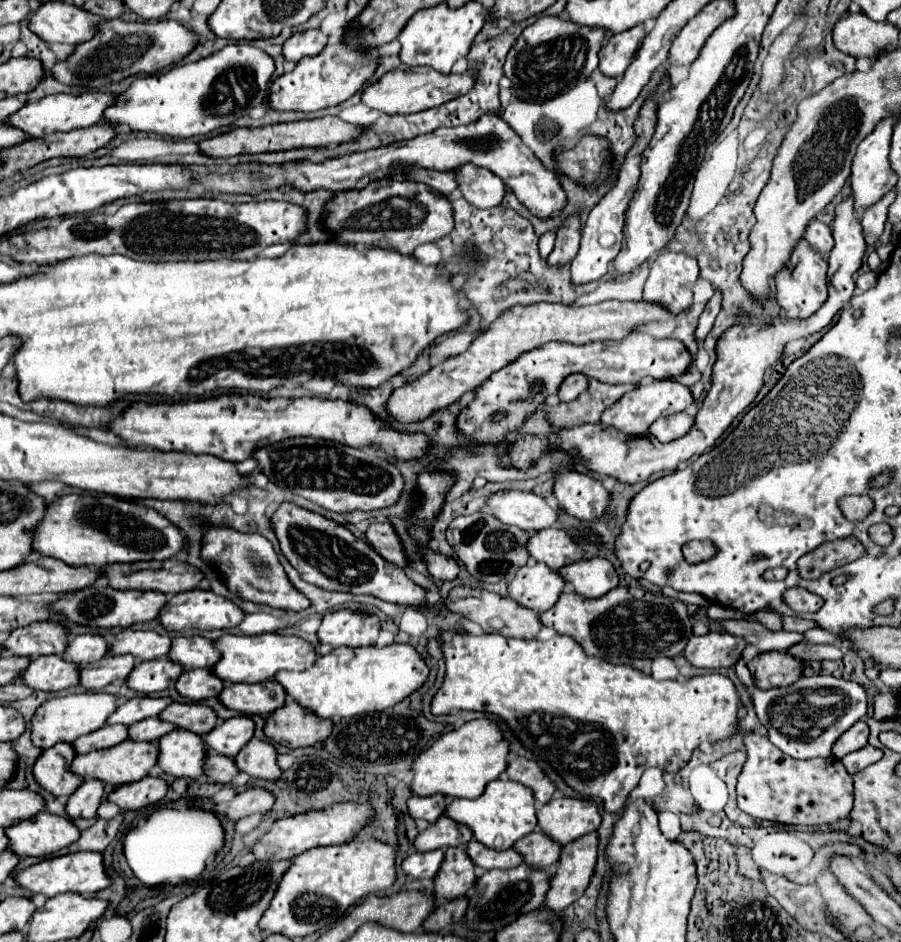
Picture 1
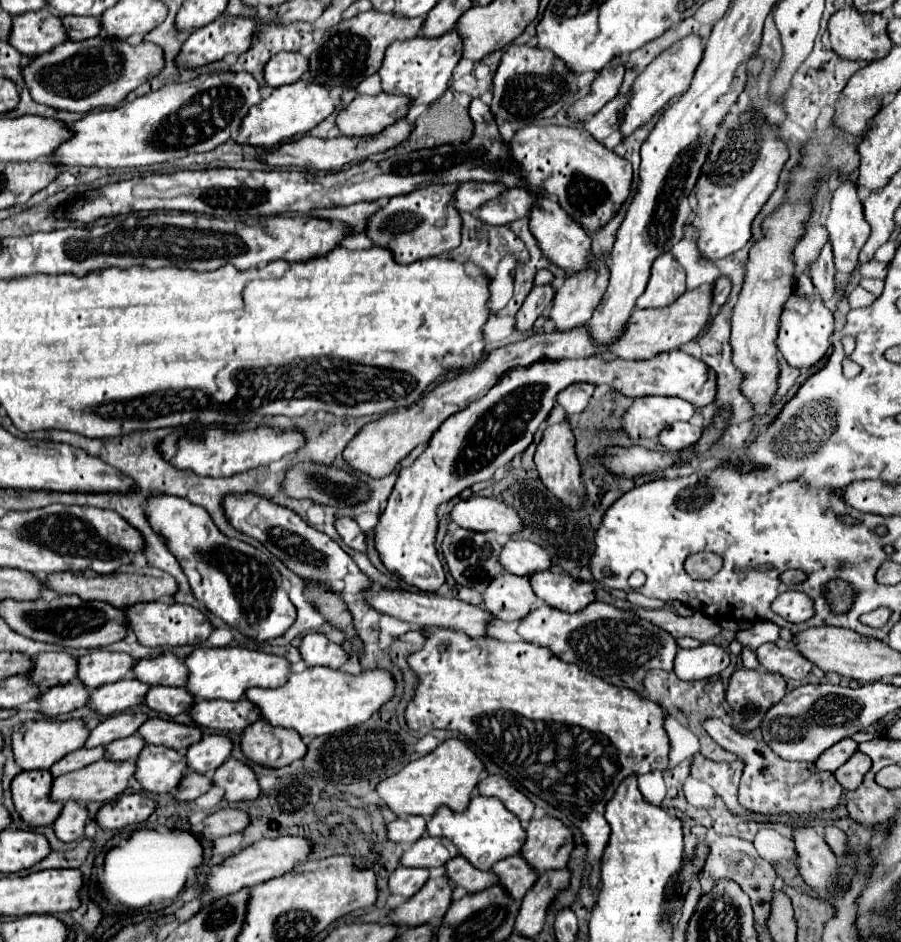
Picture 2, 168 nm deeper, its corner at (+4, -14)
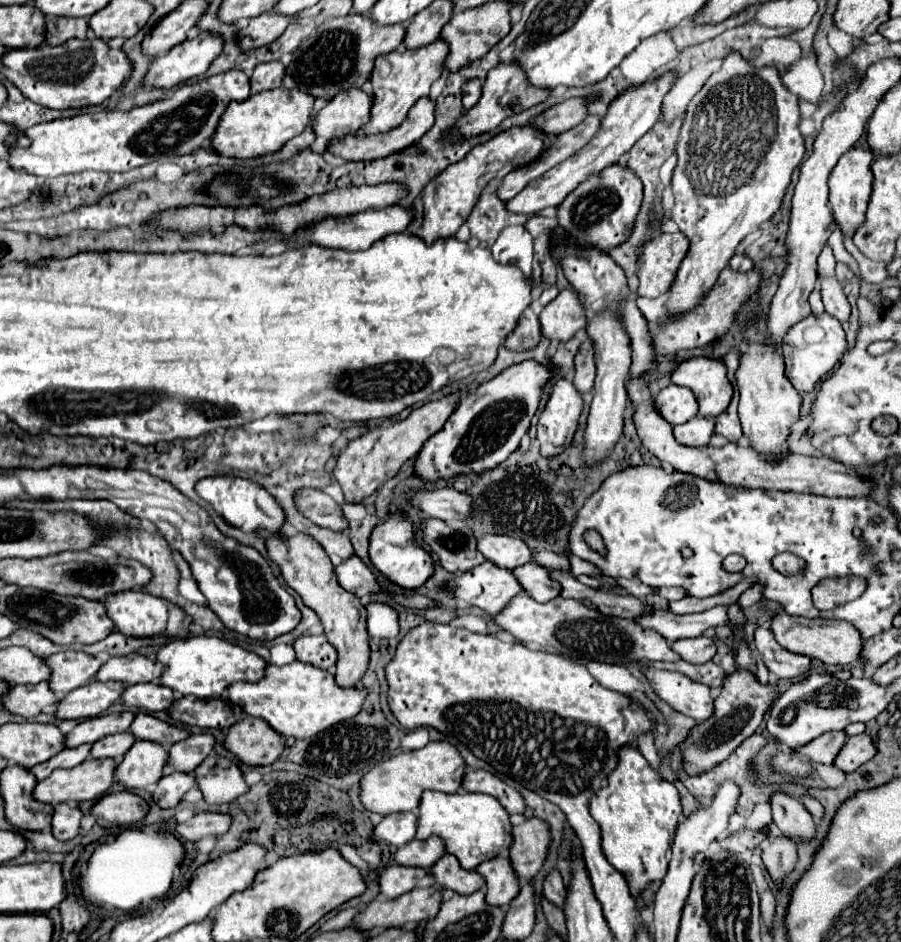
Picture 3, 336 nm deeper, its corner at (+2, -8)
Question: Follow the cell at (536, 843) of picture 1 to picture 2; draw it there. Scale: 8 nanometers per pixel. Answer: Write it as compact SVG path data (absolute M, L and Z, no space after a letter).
M518 854L504 862L496 862L496 866L492 866L492 872L498 876L498 884L504 886L506 894L512 900L516 898L516 902L524 898L524 894L534 886L538 878L534 870L528 870L528 864Z

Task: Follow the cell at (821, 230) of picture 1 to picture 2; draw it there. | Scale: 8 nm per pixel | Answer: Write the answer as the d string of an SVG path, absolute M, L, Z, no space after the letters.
M824 246L824 250L820 252L820 258L816 262L816 266L812 266L812 282L818 290L818 294L822 296L824 302L830 302L836 294L836 282L834 282L834 274L836 274L836 268L834 268L834 256L832 256L832 246Z

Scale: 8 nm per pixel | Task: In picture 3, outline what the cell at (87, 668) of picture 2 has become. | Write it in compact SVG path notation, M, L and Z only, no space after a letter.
M58 652L46 658L48 666L52 668L50 676L50 688L64 696L66 692L72 692L74 688L80 688L82 684L88 684L94 680L94 672L102 666L102 662L96 656L90 656L86 652Z

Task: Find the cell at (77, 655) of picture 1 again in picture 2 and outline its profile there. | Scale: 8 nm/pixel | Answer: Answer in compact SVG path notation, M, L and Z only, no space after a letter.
M42 652L30 656L30 660L34 666L28 672L28 678L42 690L76 678L76 658L64 652Z

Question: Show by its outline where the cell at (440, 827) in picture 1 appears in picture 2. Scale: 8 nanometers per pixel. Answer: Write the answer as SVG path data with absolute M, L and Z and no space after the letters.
M424 834L402 854L400 864L410 868L434 868L444 866L444 862L448 862L448 858L454 858L456 854L456 846L452 846L452 842L448 842L446 838L432 838Z

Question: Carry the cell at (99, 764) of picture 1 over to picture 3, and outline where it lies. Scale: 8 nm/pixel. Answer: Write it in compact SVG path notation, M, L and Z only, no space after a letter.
M88 758L78 768L52 772L46 780L38 782L34 788L34 798L46 804L60 802L84 802L96 800L106 794L114 782L114 768L118 762L114 758Z

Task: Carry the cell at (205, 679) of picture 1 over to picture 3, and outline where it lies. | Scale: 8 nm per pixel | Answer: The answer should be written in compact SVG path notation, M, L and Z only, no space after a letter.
M134 684L128 686L120 698L120 702L126 708L144 708L150 712L156 710L168 710L170 704L174 704L176 696L170 692L170 688L162 688L162 684Z

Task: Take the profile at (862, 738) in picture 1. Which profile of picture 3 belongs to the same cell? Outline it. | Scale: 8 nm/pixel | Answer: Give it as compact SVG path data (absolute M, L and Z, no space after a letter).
M826 732L824 736L818 736L810 744L798 748L798 752L806 758L810 758L816 764L834 764L834 758L846 744L846 732Z

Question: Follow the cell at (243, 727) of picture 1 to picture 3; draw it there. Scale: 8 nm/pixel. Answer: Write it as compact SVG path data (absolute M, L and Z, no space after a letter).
M202 732L202 734L192 734L190 738L176 742L170 748L170 758L168 758L168 766L172 766L178 772L194 772L194 768L198 768L198 764L202 764L202 760L206 756L210 756L214 752L214 744L216 738L210 732Z

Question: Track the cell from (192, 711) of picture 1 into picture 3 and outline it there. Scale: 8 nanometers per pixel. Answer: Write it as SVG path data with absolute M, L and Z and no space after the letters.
M142 710L136 714L136 718L134 718L132 726L130 726L130 732L140 740L158 742L164 748L170 748L178 740L184 740L186 736L190 736L190 732L186 732L184 728L162 722L162 720L154 718L154 716L150 716L148 712L142 712Z

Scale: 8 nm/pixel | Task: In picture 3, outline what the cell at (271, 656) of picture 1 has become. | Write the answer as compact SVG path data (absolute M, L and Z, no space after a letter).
M192 636L184 640L174 640L158 650L156 658L166 666L160 684L178 692L178 696L194 694L198 698L222 696L232 682L262 680L268 662L254 652L244 650L238 644L212 636Z

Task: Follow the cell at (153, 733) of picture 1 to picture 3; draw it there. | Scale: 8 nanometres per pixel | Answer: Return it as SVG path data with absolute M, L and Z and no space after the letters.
M122 732L122 734L112 734L106 736L98 742L94 742L92 746L92 756L94 758L114 758L120 760L136 742L134 736L130 736L130 732Z

